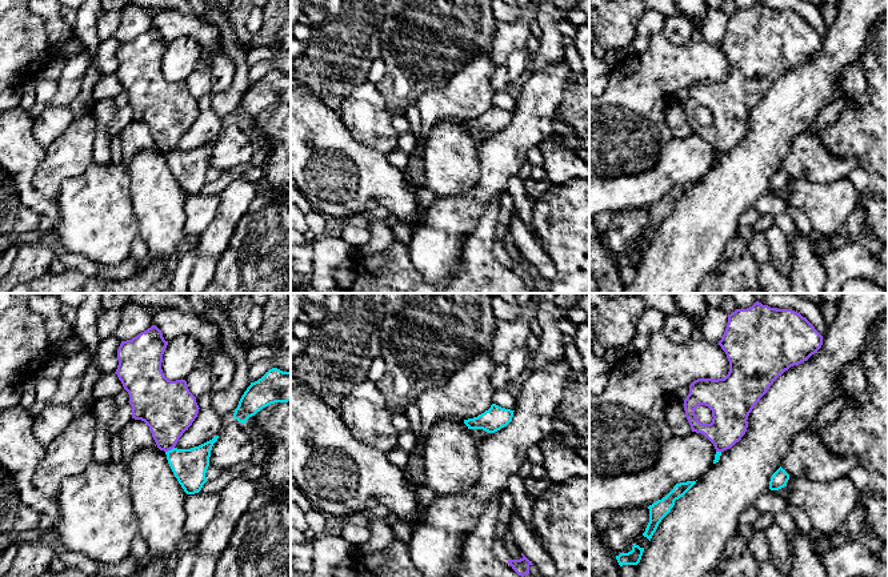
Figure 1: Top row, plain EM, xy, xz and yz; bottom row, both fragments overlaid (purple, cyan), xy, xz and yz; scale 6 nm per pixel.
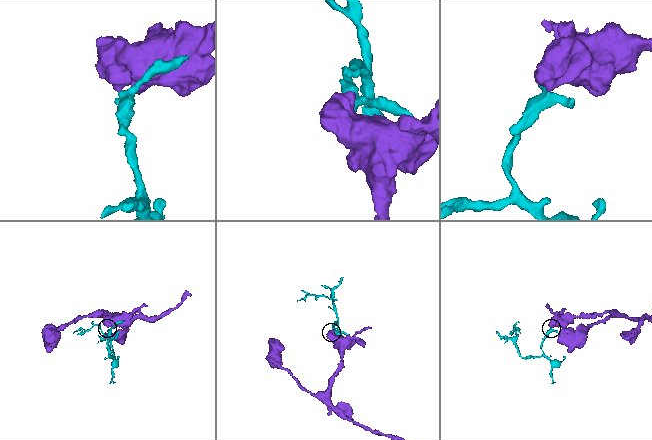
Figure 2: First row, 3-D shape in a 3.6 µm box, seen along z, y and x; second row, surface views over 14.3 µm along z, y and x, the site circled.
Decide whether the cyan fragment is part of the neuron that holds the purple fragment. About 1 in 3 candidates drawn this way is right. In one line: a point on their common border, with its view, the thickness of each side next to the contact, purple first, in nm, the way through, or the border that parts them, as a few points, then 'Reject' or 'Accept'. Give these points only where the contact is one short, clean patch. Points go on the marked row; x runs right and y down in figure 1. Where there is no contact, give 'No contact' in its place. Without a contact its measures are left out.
Touches purple at xy (170, 449). Thickness 320 nm (purple) against 200 nm. Boundary: xy (174, 447), (166, 452). Reject

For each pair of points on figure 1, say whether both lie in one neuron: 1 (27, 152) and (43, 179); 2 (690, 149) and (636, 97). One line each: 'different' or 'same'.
1: different
2: different

